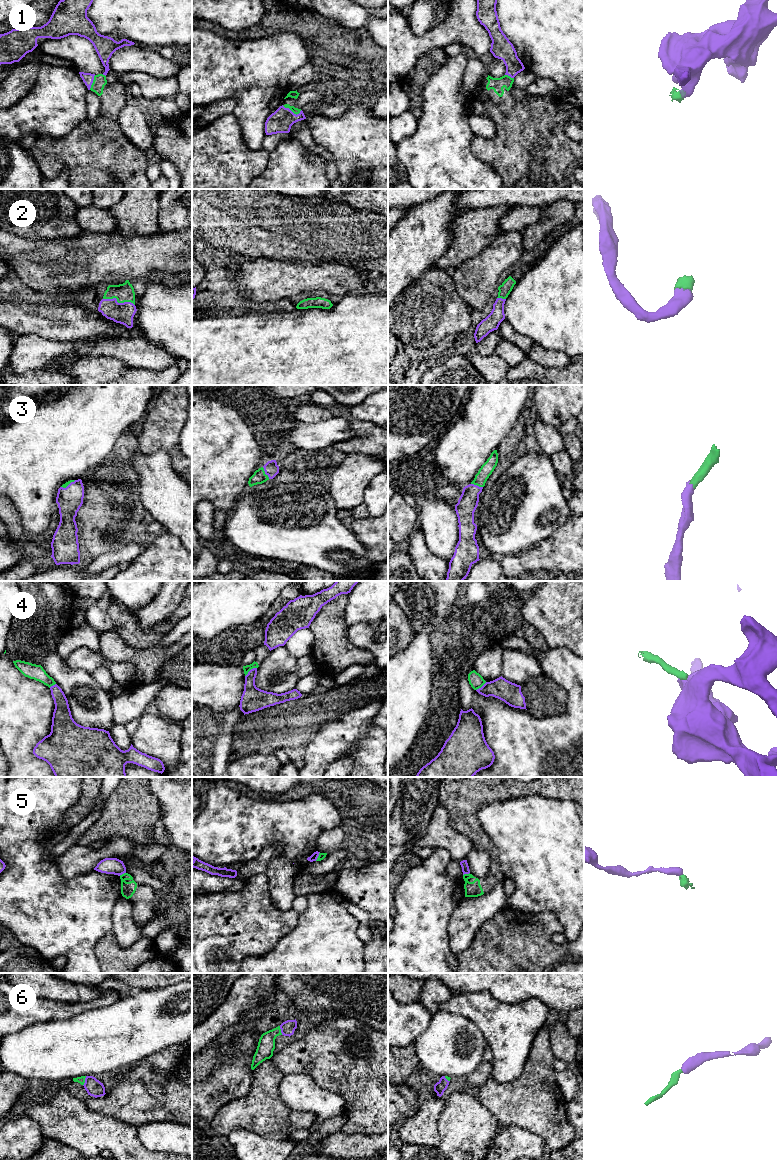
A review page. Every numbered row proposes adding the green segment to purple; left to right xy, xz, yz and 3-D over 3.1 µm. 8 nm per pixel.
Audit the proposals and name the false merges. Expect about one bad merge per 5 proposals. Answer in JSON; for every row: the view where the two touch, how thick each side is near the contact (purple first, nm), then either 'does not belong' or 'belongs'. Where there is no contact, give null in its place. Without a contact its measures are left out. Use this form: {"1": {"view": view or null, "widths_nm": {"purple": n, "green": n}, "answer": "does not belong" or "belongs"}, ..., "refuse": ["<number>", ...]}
{"1": {"view": "xz", "widths_nm": {"purple": 180, "green": 50}, "answer": "belongs"}, "2": {"view": "xy", "widths_nm": {"purple": 170, "green": 150}, "answer": "belongs"}, "3": {"view": "xz", "widths_nm": {"purple": 120, "green": 110}, "answer": "belongs"}, "4": {"view": "xz", "widths_nm": {"purple": 200, "green": 60}, "answer": "does not belong"}, "5": {"view": "yz", "widths_nm": {"purple": 60, "green": 130}, "answer": "does not belong"}, "6": {"view": "xy", "widths_nm": {"purple": 140, "green": 60}, "answer": "belongs"}, "refuse": ["4", "5"]}

